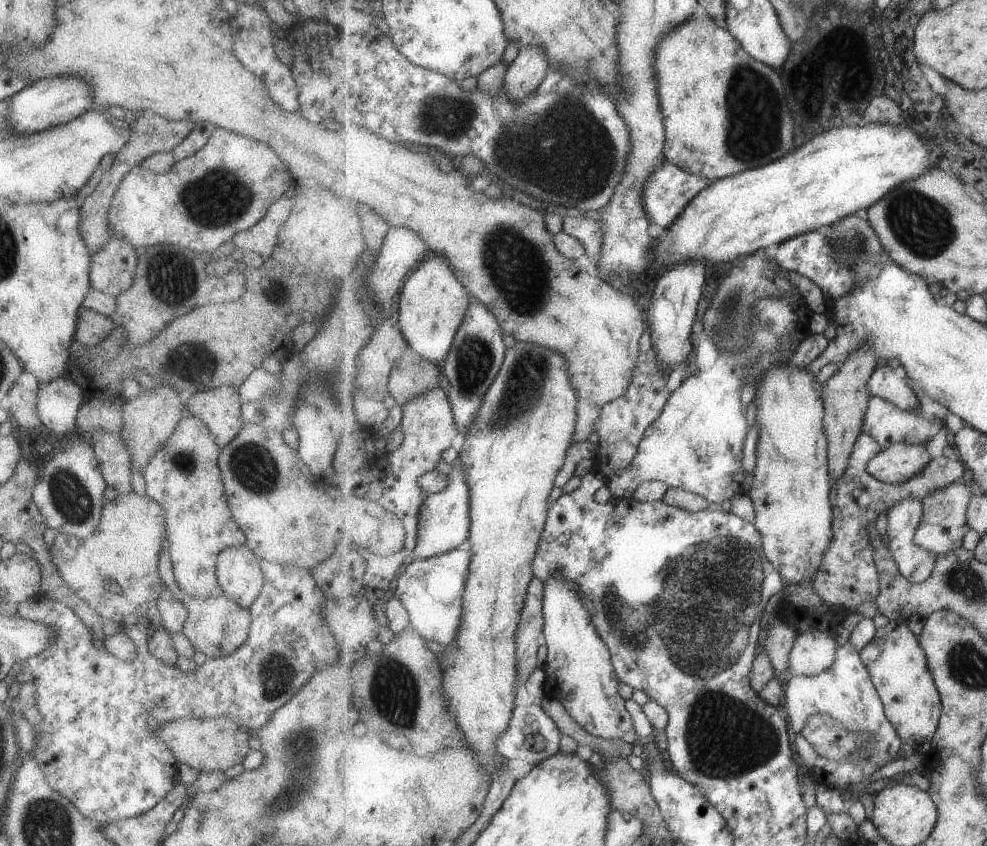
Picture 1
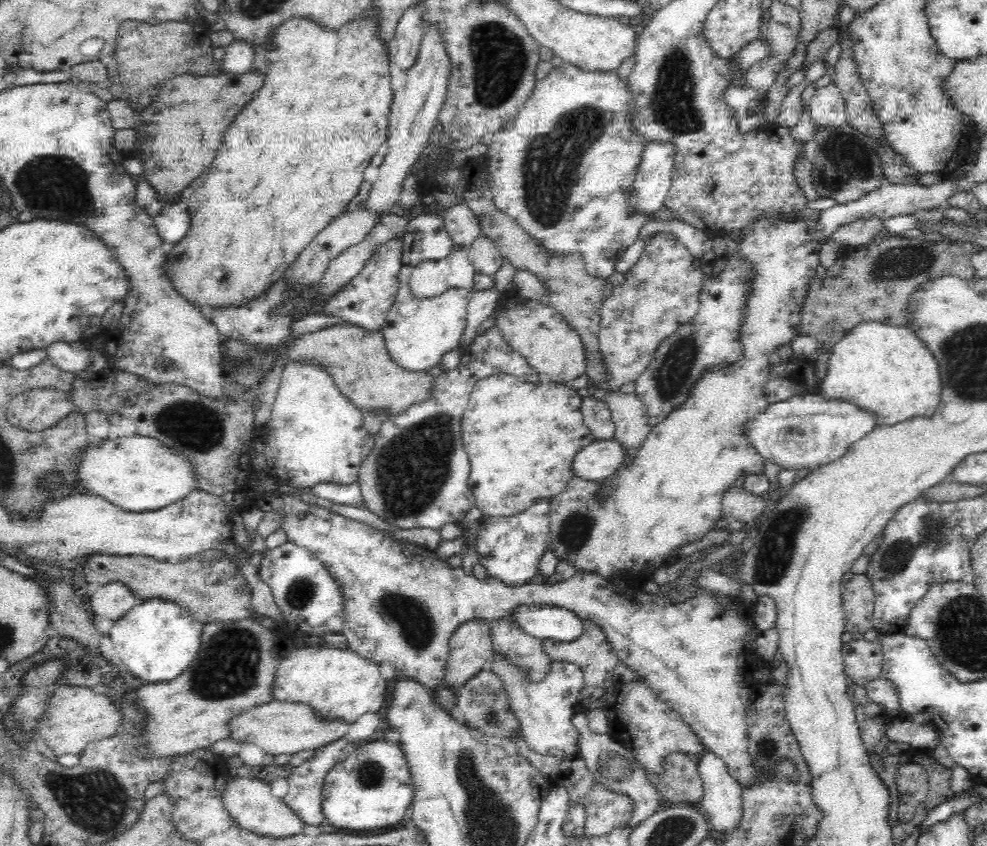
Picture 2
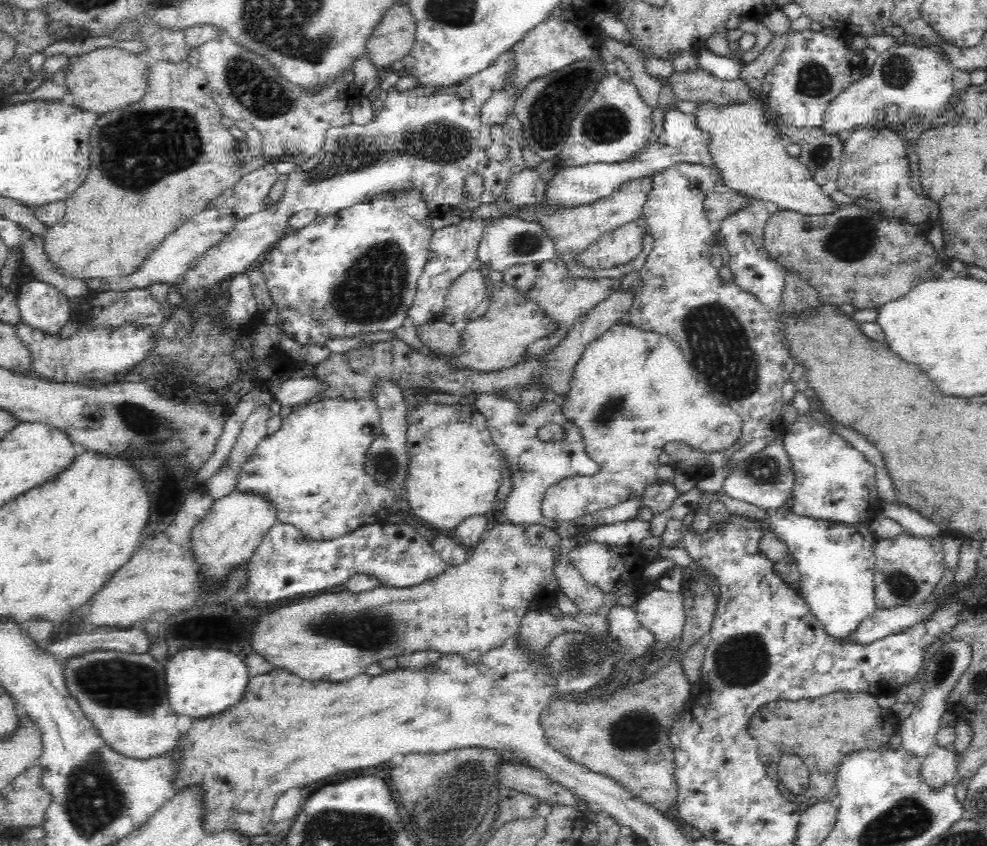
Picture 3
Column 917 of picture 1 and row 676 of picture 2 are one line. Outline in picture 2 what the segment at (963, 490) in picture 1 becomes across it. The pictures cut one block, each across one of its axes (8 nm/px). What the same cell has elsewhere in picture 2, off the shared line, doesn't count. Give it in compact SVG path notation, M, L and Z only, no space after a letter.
M504 617L490 630L495 652L501 652L519 668L525 668L532 682L540 682L550 666L543 639L526 634L513 618Z

